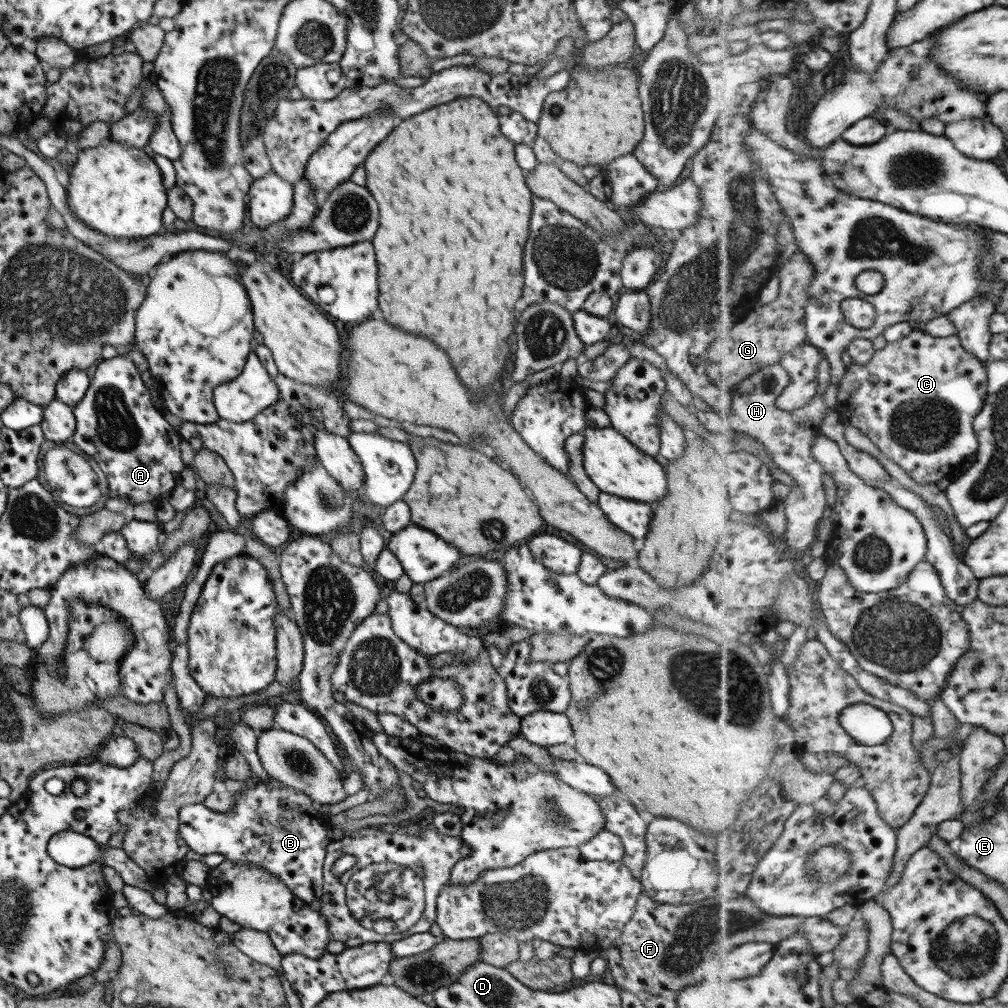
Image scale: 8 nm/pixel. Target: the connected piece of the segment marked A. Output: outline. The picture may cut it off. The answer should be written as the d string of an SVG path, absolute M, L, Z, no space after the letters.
M117 355L109 360L100 360L89 371L90 381L87 390L84 392L83 398L79 399L79 402L72 407L72 413L74 416L74 433L71 440L73 444L83 450L87 456L91 456L97 463L97 466L101 469L101 472L105 475L107 480L107 488L109 490L109 497L126 496L131 501L131 505L139 505L143 503L156 503L160 497L166 497L171 489L175 486L175 480L179 476L185 465L179 457L179 443L182 441L182 437L178 433L177 429L169 425L165 419L163 419L160 409L155 408L149 401L148 389L143 385L139 372L137 372L133 362L127 356Z

